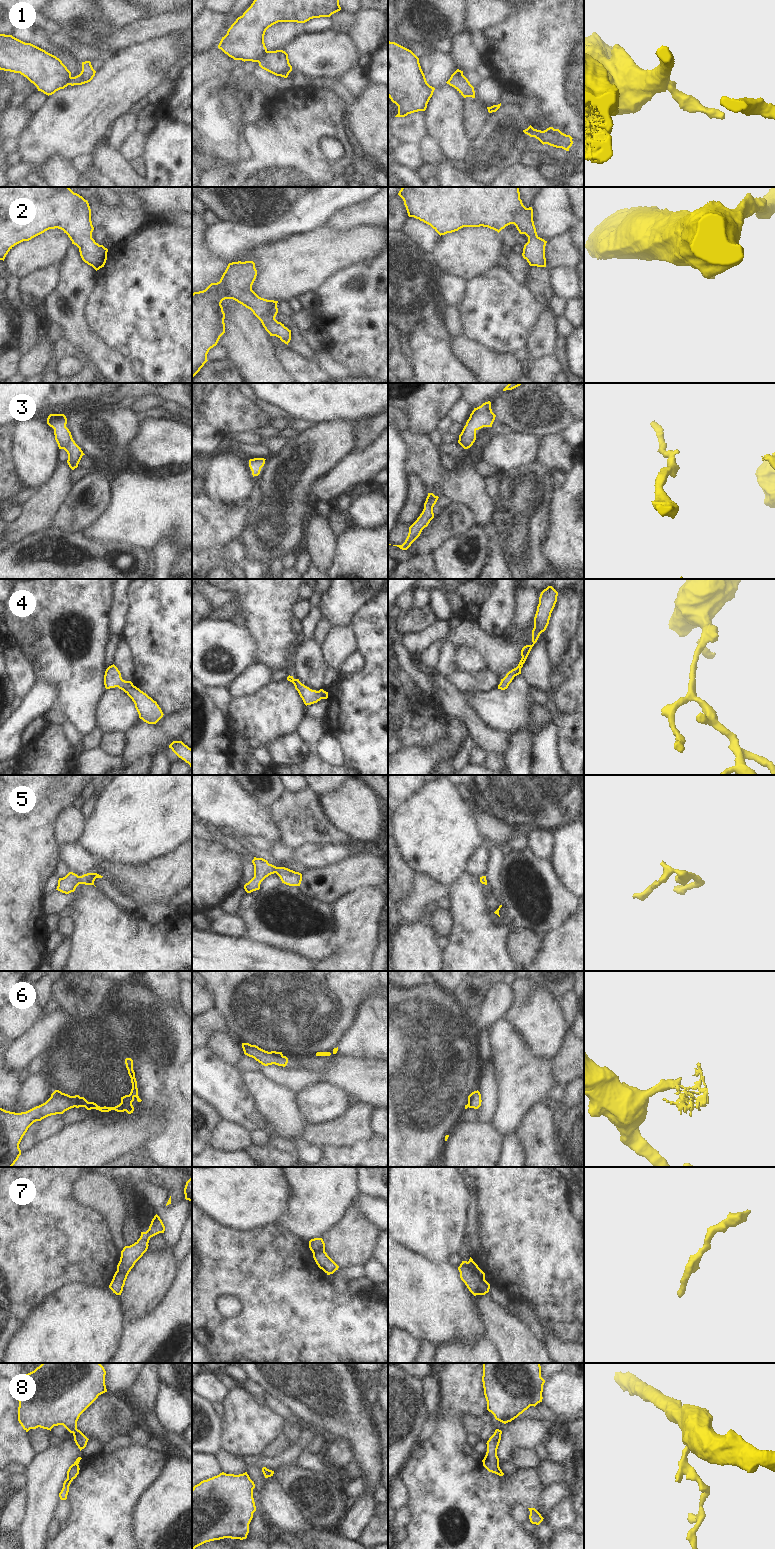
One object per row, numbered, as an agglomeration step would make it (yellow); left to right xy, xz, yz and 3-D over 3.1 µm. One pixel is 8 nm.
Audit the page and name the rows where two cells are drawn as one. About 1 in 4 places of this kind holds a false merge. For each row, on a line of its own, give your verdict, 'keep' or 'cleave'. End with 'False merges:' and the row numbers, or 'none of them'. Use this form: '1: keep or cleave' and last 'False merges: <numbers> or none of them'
1: cleave
2: keep
3: keep
4: keep
5: keep
6: cleave
7: cleave
8: keep
False merges: 1, 6, 7

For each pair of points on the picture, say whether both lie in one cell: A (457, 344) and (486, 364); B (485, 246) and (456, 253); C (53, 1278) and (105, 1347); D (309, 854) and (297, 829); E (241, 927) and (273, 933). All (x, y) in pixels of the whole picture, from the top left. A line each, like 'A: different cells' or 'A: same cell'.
A: same cell
B: same cell
C: different cells
D: different cells
E: different cells

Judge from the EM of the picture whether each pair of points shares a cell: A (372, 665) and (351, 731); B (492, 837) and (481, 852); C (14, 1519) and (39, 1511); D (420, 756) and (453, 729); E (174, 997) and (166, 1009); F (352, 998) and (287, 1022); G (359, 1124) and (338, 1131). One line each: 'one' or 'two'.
A: one
B: two
C: two
D: one
E: two
F: one
G: one

